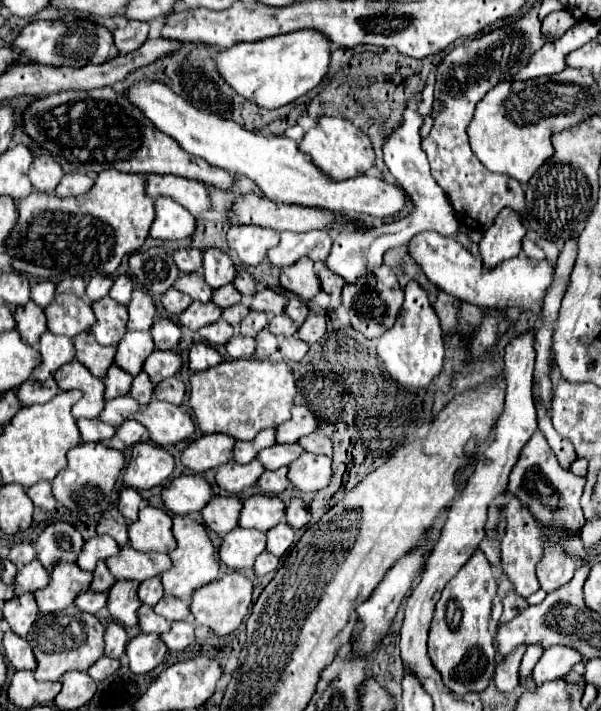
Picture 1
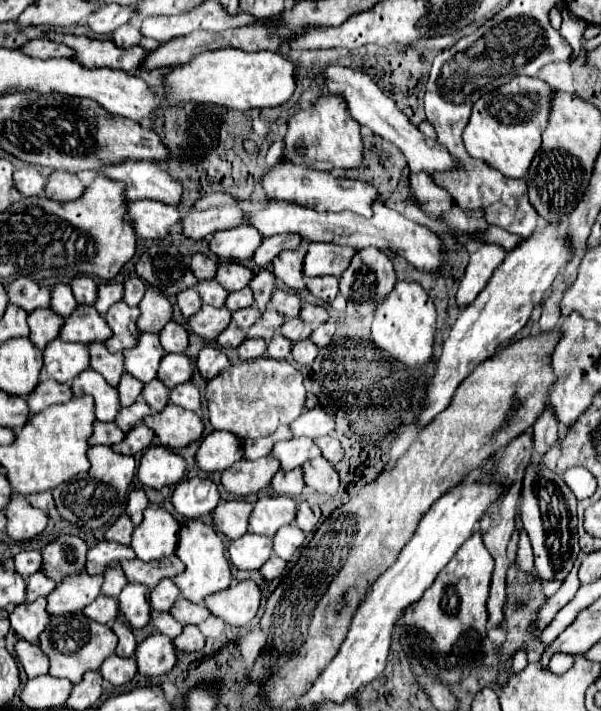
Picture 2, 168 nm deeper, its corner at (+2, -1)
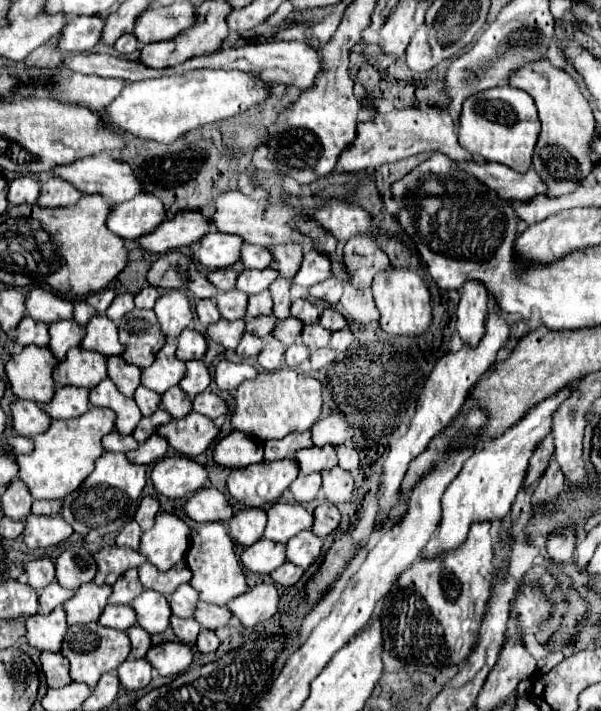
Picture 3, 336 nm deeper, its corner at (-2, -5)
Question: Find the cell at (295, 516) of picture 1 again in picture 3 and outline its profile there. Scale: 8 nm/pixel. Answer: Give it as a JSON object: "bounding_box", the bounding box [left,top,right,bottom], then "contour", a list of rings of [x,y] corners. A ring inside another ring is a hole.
{"bounding_box":[312,503,340,537],"contour":[[[322,503],[316,507],[314,511],[314,525],[312,525],[312,531],[318,535],[318,537],[328,537],[334,529],[338,529],[340,525],[340,511],[336,505],[332,503]]]}

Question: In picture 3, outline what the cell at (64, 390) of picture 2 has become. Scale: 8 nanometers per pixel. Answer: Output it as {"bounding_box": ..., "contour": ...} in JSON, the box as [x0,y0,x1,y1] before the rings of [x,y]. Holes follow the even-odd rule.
{"bounding_box":[42,387,90,419],"contour":[[[60,387],[60,389],[56,389],[54,399],[50,403],[42,405],[42,409],[52,419],[74,419],[90,409],[88,395],[90,395],[90,389]]]}

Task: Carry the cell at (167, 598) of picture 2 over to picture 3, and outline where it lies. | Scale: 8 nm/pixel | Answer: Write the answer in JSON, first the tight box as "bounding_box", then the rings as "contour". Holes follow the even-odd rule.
{"bounding_box":[168,585,198,617],"contour":[[[180,585],[170,597],[168,603],[176,617],[192,617],[194,605],[198,603],[198,591],[190,585]]]}

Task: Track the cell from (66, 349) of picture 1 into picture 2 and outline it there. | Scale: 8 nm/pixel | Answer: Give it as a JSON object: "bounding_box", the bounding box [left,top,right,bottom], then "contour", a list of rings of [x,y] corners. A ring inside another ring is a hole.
{"bounding_box":[40,339,90,383],"contour":[[[62,339],[50,341],[44,349],[44,367],[40,379],[54,379],[58,383],[68,383],[72,377],[90,367],[90,355],[86,345],[70,345]]]}

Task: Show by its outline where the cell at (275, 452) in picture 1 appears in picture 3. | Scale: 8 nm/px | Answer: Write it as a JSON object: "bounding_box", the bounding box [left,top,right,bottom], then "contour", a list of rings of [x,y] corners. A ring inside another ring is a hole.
{"bounding_box":[296,445,338,475],"contour":[[[324,445],[324,447],[310,447],[310,449],[300,449],[296,453],[296,459],[300,461],[300,473],[310,475],[322,469],[330,469],[338,465],[334,445]]]}

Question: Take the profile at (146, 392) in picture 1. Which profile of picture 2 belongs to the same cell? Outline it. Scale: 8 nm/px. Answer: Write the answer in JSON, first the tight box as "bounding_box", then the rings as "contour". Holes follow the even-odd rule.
{"bounding_box":[142,379,170,411],"contour":[[[158,379],[146,383],[142,389],[142,397],[150,405],[152,411],[160,411],[168,403],[168,393],[170,393],[170,389],[164,387]]]}

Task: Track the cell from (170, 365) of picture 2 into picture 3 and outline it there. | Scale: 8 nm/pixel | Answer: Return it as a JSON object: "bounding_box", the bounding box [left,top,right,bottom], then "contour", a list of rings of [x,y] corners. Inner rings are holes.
{"bounding_box":[180,361,212,397],"contour":[[[188,361],[186,367],[188,367],[188,373],[182,379],[180,387],[186,389],[186,393],[190,397],[196,397],[198,393],[202,393],[202,391],[206,391],[210,387],[212,377],[210,377],[210,371],[204,365],[204,361]]]}

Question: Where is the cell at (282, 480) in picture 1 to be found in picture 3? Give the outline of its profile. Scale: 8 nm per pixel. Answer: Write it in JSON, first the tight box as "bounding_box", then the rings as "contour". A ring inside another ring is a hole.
{"bounding_box":[290,473,322,503],"contour":[[[312,473],[312,475],[300,475],[292,485],[290,485],[290,491],[292,495],[296,497],[298,503],[308,503],[308,501],[314,501],[318,491],[320,491],[320,485],[322,485],[322,479],[320,479],[320,473]]]}

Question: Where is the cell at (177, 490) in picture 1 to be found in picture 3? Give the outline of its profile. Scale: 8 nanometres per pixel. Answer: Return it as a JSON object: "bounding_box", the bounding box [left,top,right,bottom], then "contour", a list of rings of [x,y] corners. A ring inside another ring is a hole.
{"bounding_box":[186,489,234,523],"contour":[[[200,489],[192,497],[188,497],[186,505],[186,515],[198,523],[208,523],[208,521],[230,521],[234,517],[232,503],[224,493],[218,489]]]}

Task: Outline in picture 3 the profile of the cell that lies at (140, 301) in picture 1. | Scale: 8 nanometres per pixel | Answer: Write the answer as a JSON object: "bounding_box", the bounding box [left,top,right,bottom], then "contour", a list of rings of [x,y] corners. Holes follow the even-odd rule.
{"bounding_box":[154,291,192,339],"contour":[[[182,291],[164,293],[154,307],[154,313],[160,321],[162,333],[168,339],[178,337],[192,321],[192,305],[188,307],[188,295]]]}

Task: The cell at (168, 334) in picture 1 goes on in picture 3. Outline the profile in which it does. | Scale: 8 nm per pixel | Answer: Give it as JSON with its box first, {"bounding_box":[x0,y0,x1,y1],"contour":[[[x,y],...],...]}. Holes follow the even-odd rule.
{"bounding_box":[178,329,208,361],"contour":[[[184,329],[178,337],[178,357],[182,361],[192,361],[192,359],[204,359],[208,351],[208,341],[202,333]]]}

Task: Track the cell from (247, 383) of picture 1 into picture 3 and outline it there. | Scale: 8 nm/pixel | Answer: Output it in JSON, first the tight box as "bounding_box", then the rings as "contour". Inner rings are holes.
{"bounding_box":[232,367,322,441],"contour":[[[286,367],[274,373],[260,373],[254,381],[246,381],[236,389],[236,407],[232,425],[238,431],[250,433],[260,441],[282,439],[288,433],[308,431],[322,411],[322,385],[314,377],[304,377]]]}

